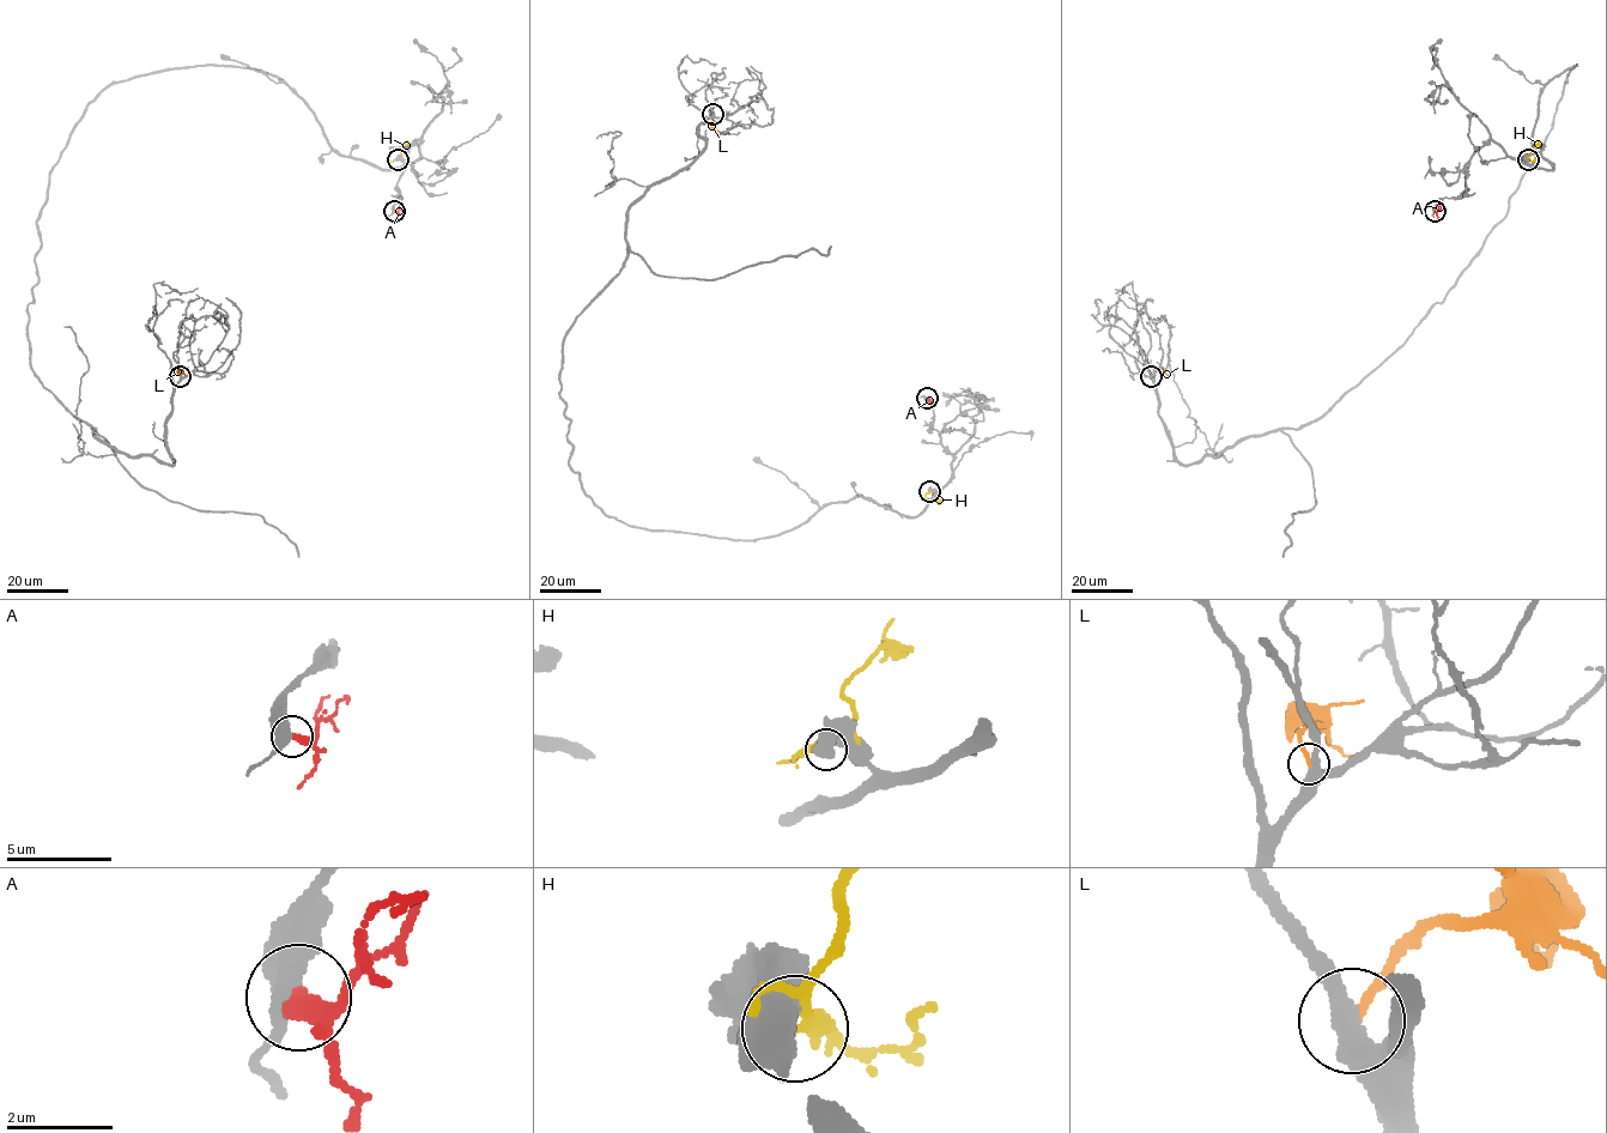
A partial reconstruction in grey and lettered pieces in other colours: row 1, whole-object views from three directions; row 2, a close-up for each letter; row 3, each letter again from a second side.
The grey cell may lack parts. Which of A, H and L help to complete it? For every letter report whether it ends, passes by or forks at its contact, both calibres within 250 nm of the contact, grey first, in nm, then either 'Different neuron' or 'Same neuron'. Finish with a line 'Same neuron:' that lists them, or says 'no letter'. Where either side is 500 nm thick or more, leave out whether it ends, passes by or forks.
A: It ends there. Thickness 440 nm (grey) against 440 nm. Different neuron
H: Thickness 750 nm (grey) against 280 nm. Different neuron
L: It ends there. Thickness 440 nm (grey) against 170 nm. Different neuron
Same neuron: no letter

